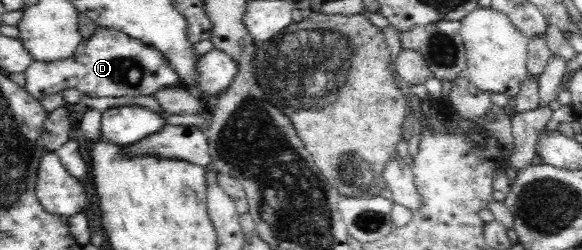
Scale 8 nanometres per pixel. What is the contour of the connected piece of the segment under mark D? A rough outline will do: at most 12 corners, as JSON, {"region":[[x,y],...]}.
{"region":[[99,26],[73,56],[35,60],[37,100],[75,88],[149,96],[180,83],[161,51]]}

